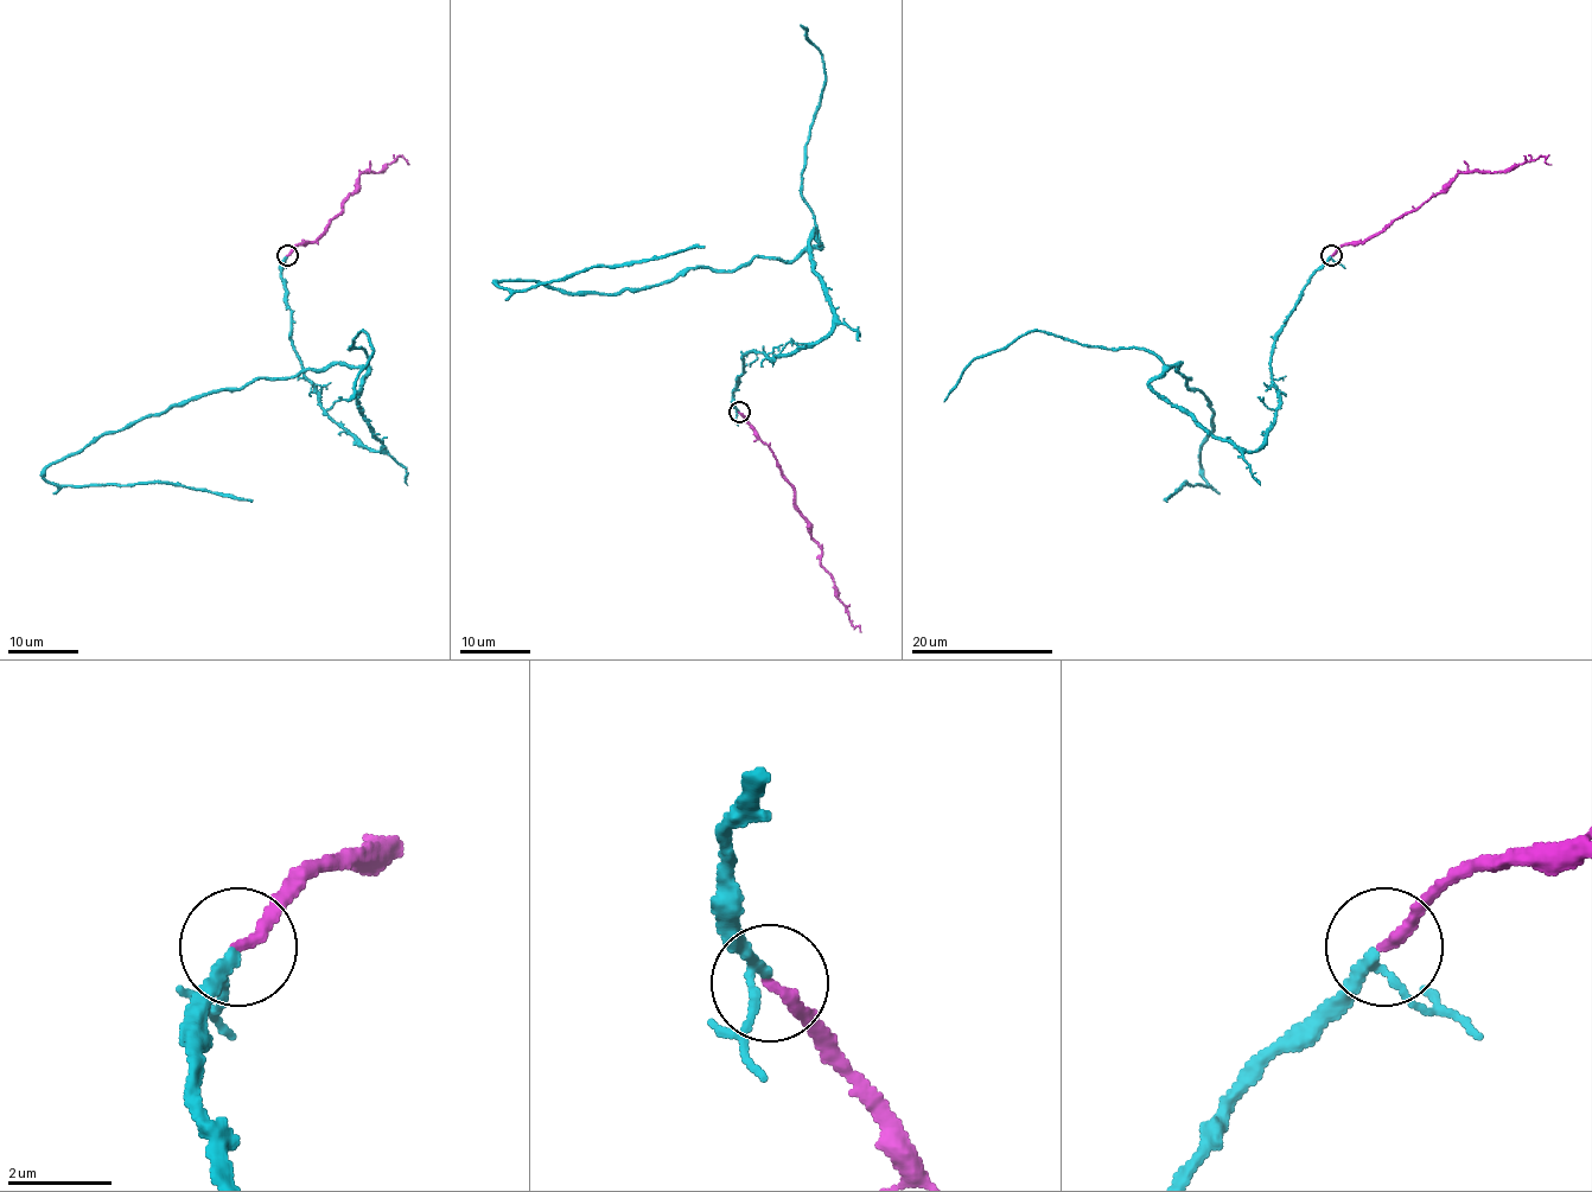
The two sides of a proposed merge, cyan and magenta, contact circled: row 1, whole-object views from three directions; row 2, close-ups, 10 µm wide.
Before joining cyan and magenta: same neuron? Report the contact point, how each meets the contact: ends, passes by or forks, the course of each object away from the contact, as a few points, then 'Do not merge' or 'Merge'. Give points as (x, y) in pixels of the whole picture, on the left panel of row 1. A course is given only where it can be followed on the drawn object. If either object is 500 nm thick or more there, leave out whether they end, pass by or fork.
Place: (287, 255). At the ring cyan passes by. At the ring magenta ends. Course of cyan: (287, 256), (301, 373), (380, 451), (367, 369), (330, 362), (170, 405), (44, 470), (252, 502). Course of magenta: (287, 256), (324, 231), (362, 173), (377, 173), (399, 157), (409, 164). Merge

